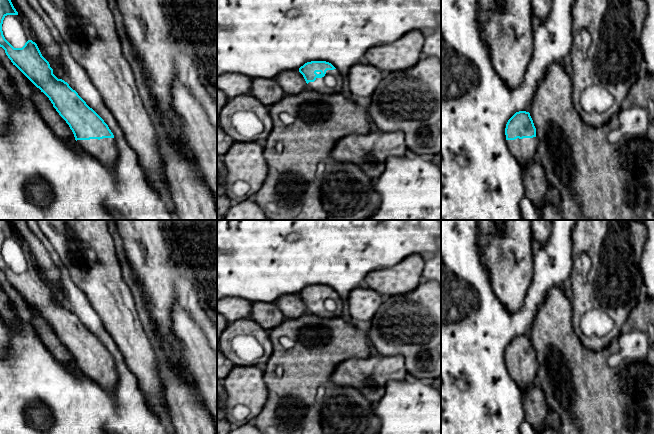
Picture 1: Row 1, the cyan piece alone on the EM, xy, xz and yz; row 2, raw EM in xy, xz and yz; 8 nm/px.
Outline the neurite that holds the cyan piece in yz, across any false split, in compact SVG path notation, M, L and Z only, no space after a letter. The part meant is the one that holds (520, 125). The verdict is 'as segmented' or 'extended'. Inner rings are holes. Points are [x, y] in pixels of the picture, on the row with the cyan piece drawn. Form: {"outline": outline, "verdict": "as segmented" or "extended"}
{"outline": "M516 112L505 128L506 143L522 170L536 158L538 139L536 128L529 112Z", "verdict": "extended"}

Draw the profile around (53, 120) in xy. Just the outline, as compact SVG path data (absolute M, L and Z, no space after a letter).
M15 65L11 70L19 79L21 88L29 95L34 106L50 130L64 143L75 151L80 151L80 146L66 121L59 115L49 98L37 88Z

